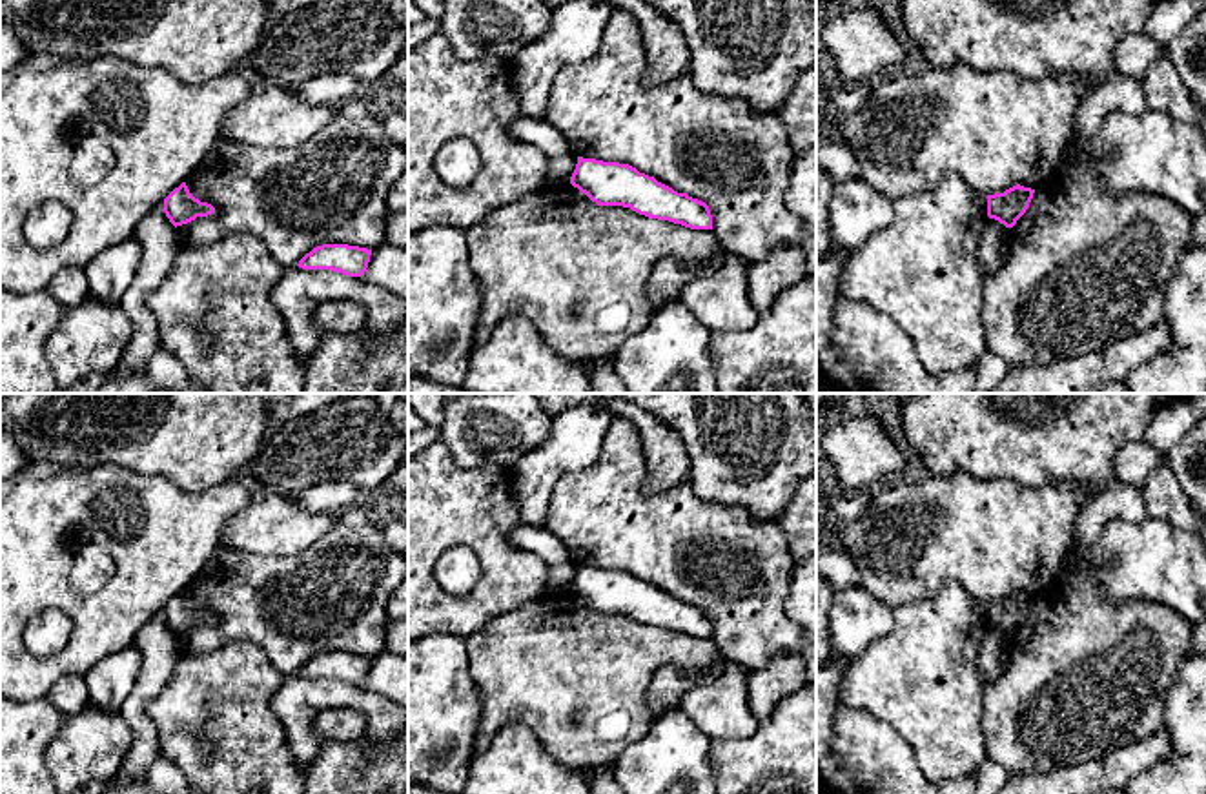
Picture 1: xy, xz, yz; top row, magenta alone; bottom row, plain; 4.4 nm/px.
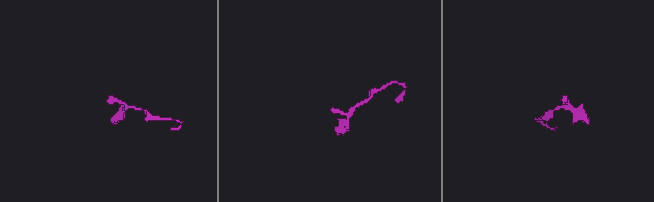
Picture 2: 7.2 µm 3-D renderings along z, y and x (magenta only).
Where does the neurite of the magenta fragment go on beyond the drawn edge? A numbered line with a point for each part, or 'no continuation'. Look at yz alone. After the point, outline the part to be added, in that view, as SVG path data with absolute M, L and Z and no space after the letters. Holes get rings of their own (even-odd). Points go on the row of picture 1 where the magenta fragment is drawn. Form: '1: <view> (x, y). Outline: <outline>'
no continuation

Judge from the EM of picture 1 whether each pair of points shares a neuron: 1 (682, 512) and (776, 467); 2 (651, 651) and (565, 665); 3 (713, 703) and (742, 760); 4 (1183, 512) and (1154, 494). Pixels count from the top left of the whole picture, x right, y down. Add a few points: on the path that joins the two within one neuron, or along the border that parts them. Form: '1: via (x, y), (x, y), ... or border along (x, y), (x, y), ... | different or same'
1: border along (689, 481), (704, 499), (735, 503), (749, 510) | different
2: via (629, 652), (611, 658), (602, 665), (587, 665) | same
3: border along (760, 723), (749, 736), (713, 742) | different
4: via (1175, 507), (1161, 494) | same

